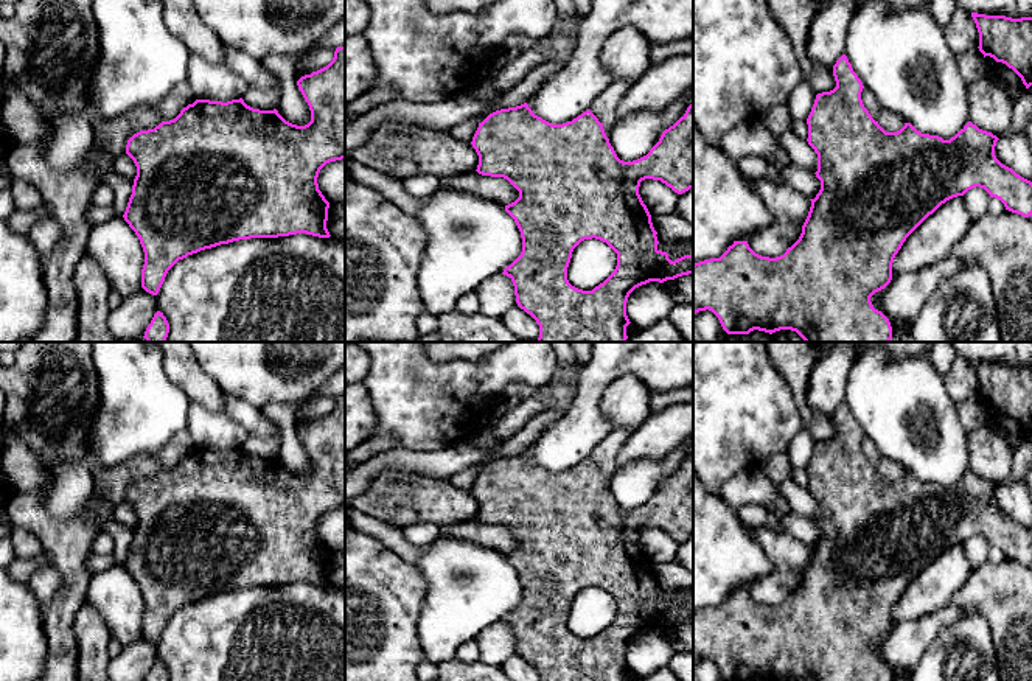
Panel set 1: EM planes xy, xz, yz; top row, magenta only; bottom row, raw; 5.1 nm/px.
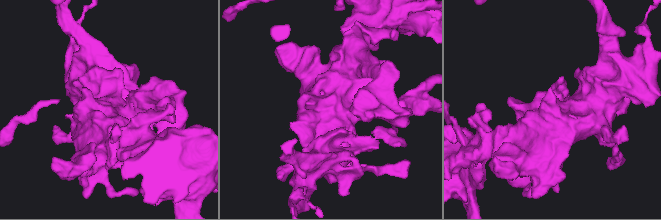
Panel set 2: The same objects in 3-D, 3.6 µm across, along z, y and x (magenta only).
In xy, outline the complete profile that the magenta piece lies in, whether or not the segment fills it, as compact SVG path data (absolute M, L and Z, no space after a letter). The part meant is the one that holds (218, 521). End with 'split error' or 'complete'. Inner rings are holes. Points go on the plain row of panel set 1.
M337 395L333 409L297 434L309 454L311 470L297 474L286 470L277 457L260 459L247 454L242 446L227 451L196 448L169 470L154 477L134 482L126 502L137 515L124 569L135 580L145 600L141 636L157 644L168 619L188 603L250 586L278 586L306 581L329 586L326 577L329 550L319 538L320 518L345 507L345 395Z; complete

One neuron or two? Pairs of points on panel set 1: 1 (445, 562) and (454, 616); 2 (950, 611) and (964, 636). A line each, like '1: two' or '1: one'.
1: one
2: two

